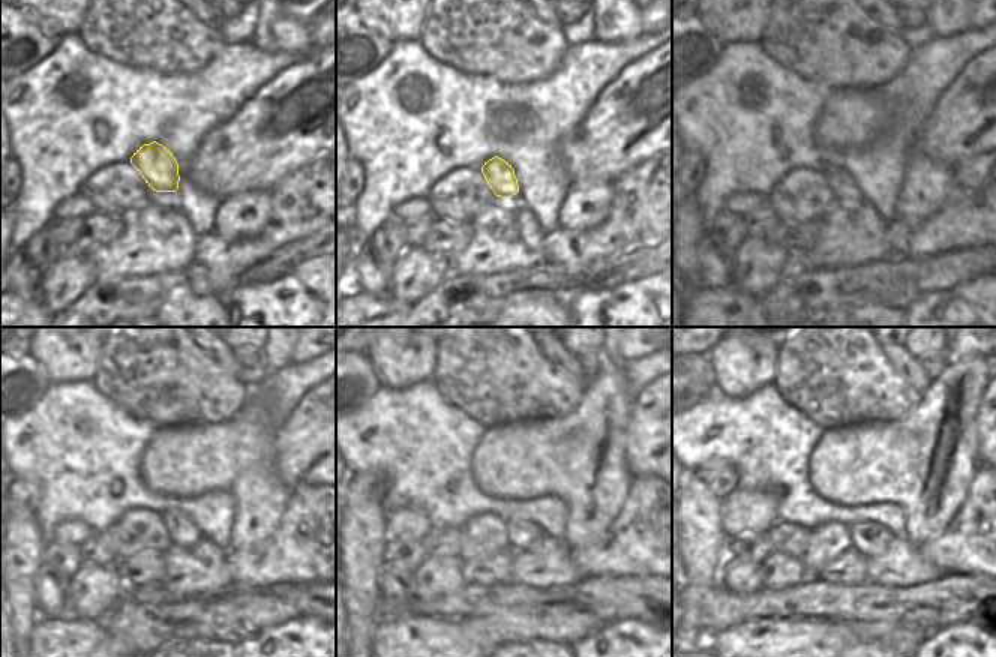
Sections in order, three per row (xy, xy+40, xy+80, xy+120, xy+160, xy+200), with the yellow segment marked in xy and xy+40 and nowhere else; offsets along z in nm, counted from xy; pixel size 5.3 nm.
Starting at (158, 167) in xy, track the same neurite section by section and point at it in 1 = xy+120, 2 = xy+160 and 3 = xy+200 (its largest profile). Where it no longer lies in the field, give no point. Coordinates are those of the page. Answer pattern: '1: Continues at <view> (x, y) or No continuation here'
1: Continues at xy+120 (173, 521)
2: Continues at xy+160 (533, 530)
3: Continues at xy+200 (879, 536).

